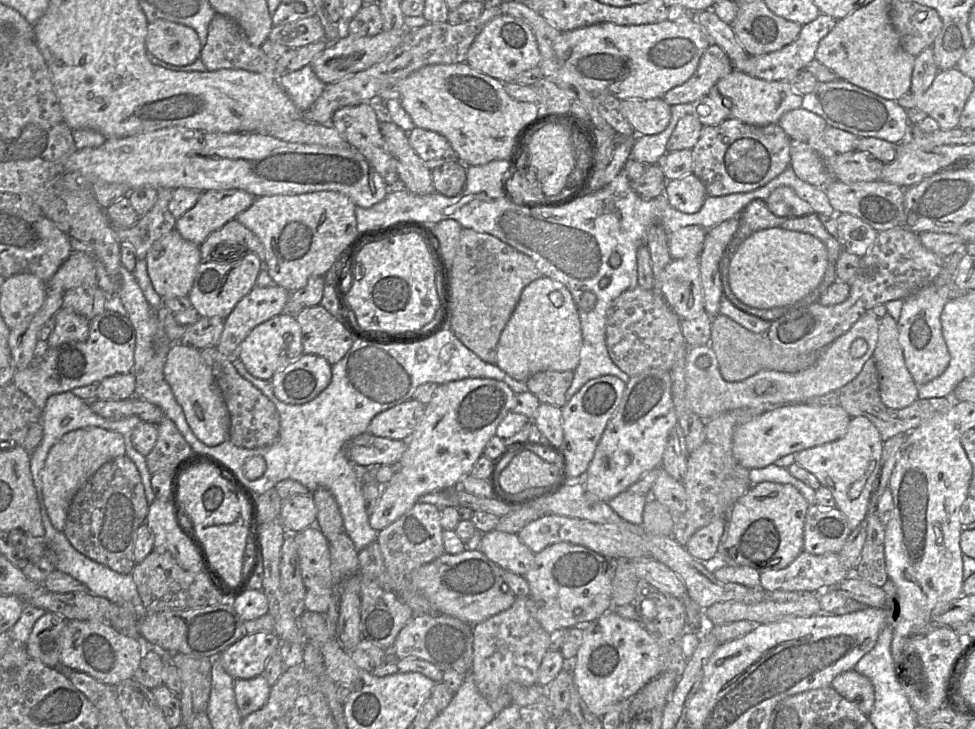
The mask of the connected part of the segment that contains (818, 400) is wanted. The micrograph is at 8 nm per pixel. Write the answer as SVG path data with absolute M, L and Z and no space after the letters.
M870 358L859 375L844 387L822 396L808 399L804 403L819 406L840 406L852 418L866 417L880 432L883 441L887 441L898 434L908 434L928 420L946 414L954 405L951 397L917 399L912 405L904 409L888 408L881 400L879 375L875 358Z

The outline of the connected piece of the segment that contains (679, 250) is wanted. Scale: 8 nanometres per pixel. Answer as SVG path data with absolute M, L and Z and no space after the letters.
M690 225L669 234L668 249L672 260L699 258L707 231L700 226Z

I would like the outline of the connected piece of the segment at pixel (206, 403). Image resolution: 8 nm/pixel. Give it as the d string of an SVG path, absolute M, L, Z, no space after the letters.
M184 343L172 344L166 357L164 376L194 435L208 446L227 440L230 419L227 406L201 350Z

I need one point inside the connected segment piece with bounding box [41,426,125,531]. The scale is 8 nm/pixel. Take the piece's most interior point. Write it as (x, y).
(70, 463)

